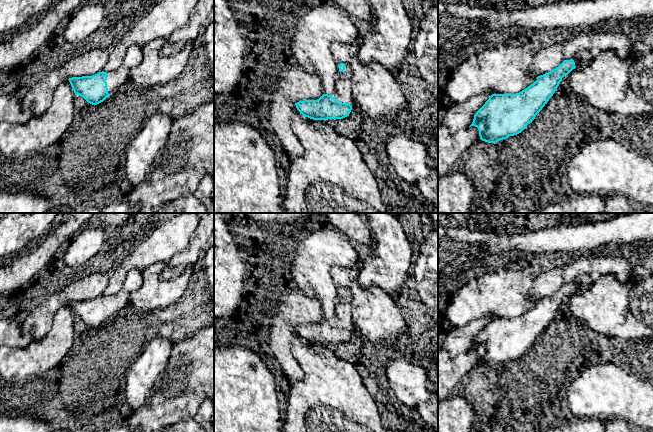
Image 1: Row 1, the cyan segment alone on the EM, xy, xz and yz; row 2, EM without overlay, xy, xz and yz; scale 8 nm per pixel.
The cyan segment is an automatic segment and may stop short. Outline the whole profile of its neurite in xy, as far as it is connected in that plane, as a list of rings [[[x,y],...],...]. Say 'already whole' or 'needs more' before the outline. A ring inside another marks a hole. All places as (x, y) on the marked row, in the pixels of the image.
needs more | [[[132,45],[120,64],[113,72],[99,72],[92,76],[69,78],[75,95],[83,97],[88,103],[97,105],[116,92],[129,80],[130,71],[143,59],[141,45]]]

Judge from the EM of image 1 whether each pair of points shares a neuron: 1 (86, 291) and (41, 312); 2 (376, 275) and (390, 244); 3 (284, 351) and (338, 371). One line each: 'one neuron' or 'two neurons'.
1: one neuron
2: one neuron
3: two neurons

